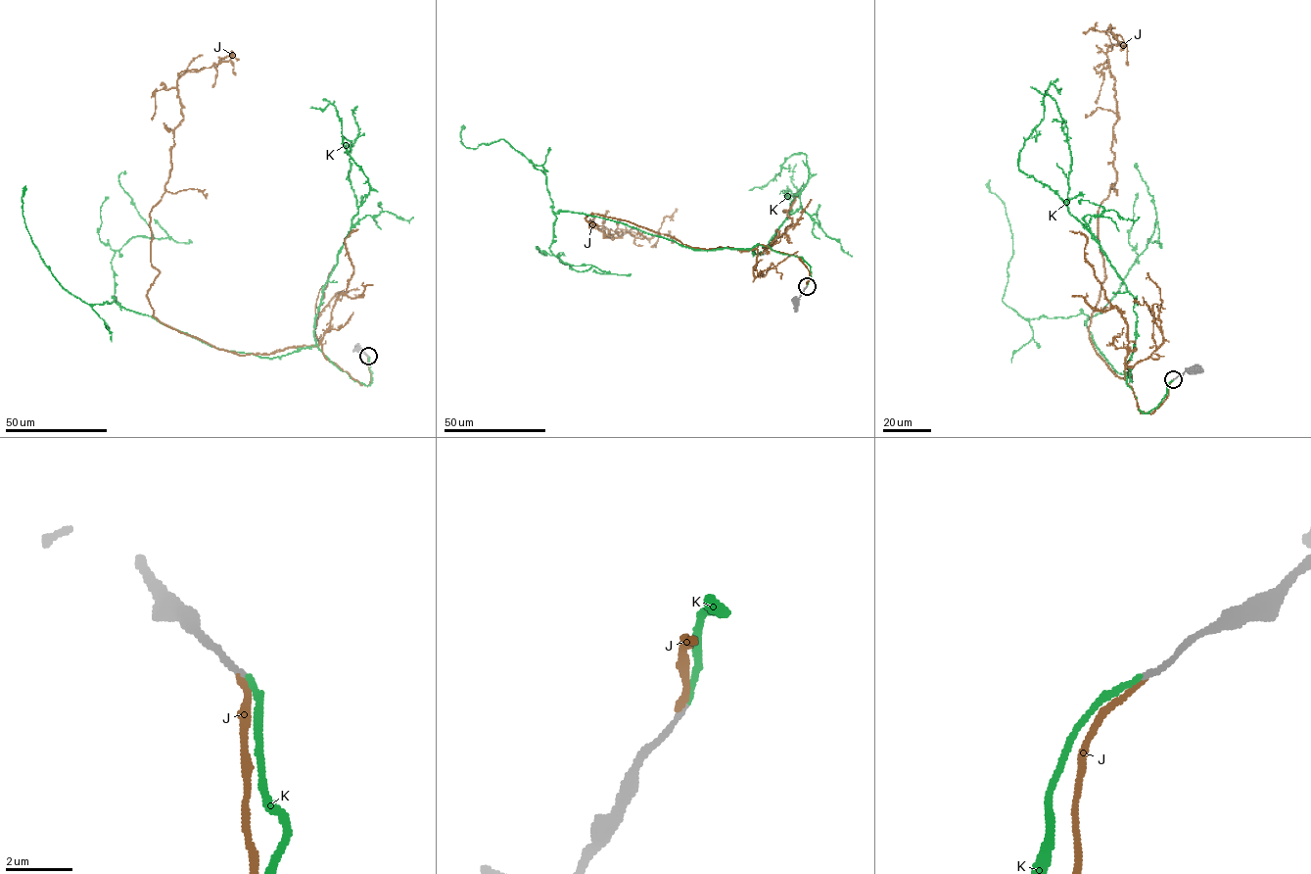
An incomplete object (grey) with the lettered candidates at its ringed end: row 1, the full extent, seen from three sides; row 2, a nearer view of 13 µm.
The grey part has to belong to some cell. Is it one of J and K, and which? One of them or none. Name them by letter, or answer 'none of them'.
K

